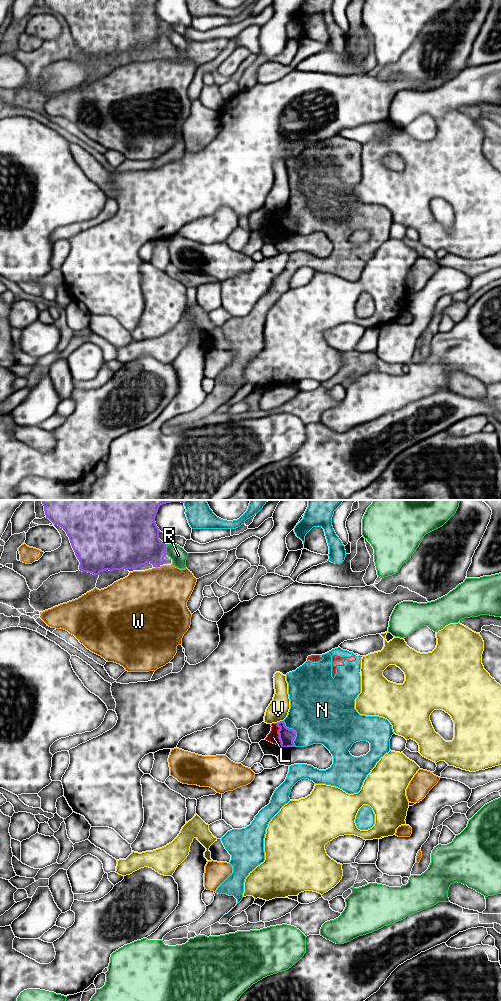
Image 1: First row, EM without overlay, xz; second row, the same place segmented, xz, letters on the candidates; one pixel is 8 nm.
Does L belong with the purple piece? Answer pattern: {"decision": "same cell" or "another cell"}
{"decision": "another cell"}

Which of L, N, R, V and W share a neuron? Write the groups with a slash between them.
L N / R / V / W

